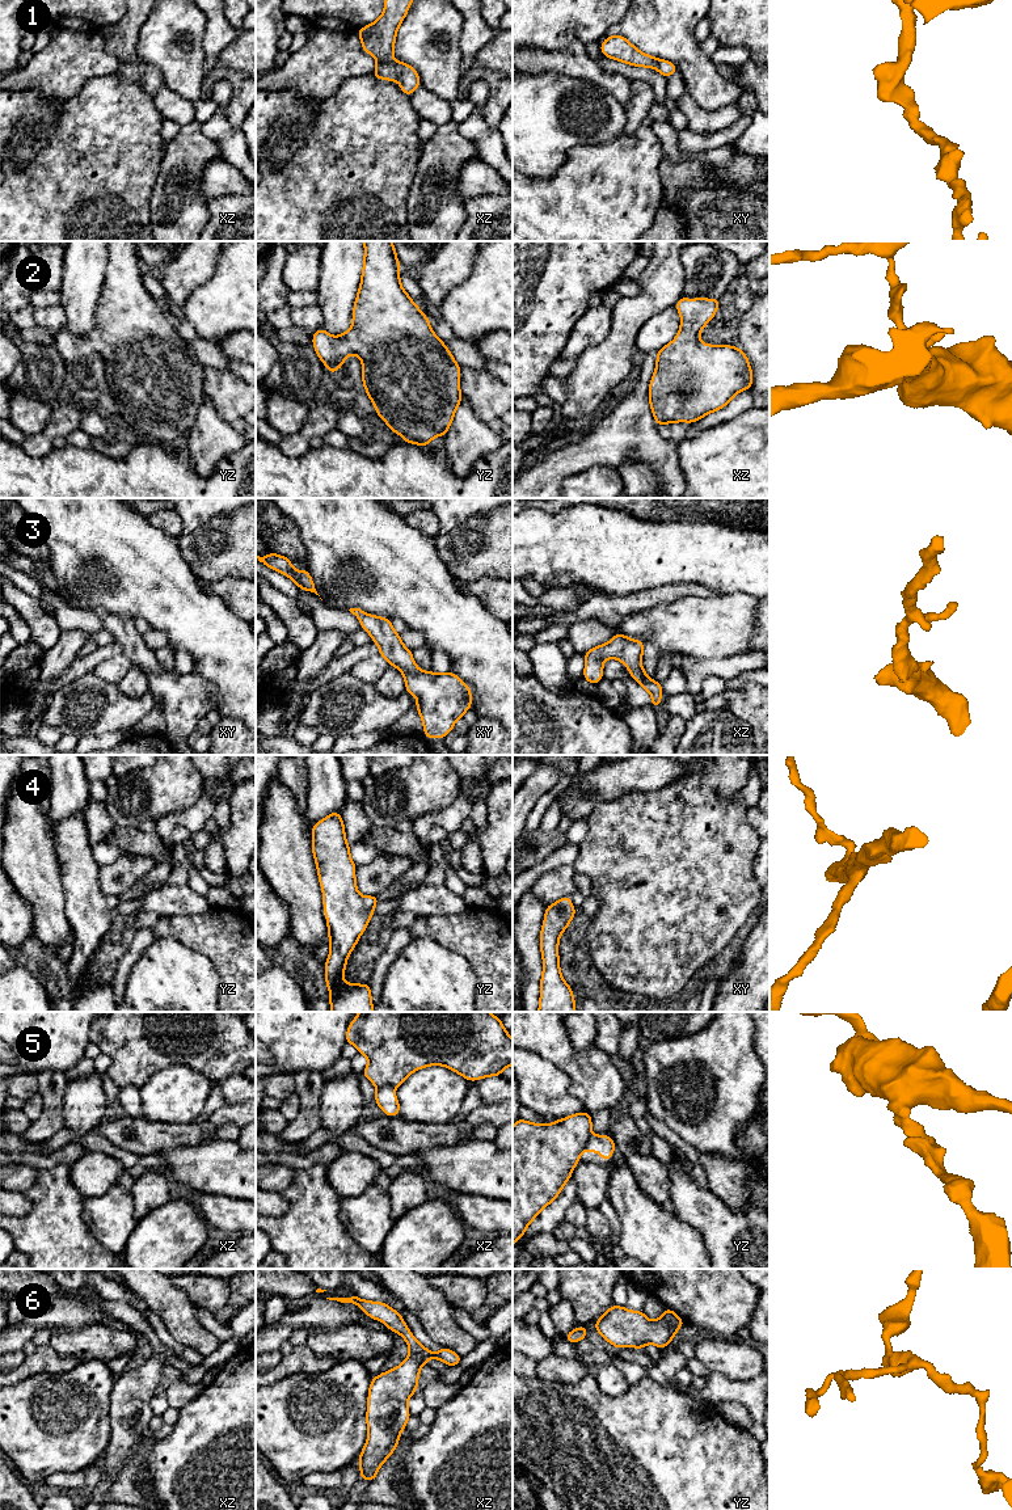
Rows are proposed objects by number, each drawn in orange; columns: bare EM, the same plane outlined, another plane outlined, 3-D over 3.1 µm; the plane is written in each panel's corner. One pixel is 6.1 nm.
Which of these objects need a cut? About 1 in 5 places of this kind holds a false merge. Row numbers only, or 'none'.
5

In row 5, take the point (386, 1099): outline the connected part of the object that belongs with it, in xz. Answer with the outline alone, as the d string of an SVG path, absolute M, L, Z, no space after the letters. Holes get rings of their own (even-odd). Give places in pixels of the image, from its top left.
M380 1085L376 1089L375 1101L385 1115L396 1117L400 1113L400 1104L392 1085Z

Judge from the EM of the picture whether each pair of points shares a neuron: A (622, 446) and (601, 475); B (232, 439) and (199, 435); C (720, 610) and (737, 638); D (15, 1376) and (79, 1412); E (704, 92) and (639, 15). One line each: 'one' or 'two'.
A: two
B: one
C: one
D: two
E: one

